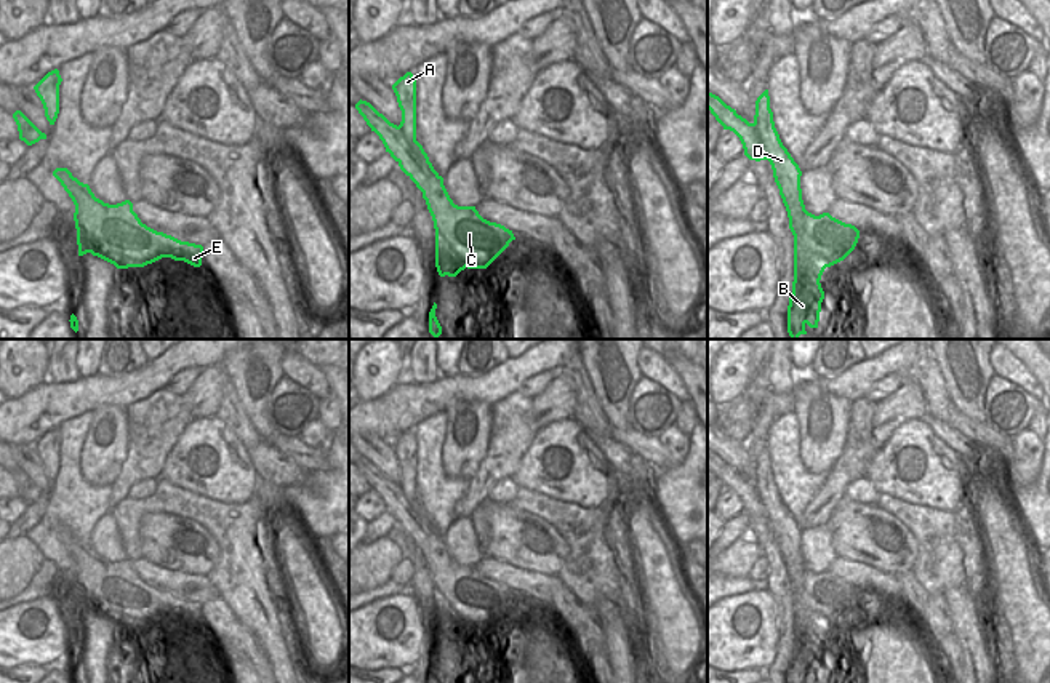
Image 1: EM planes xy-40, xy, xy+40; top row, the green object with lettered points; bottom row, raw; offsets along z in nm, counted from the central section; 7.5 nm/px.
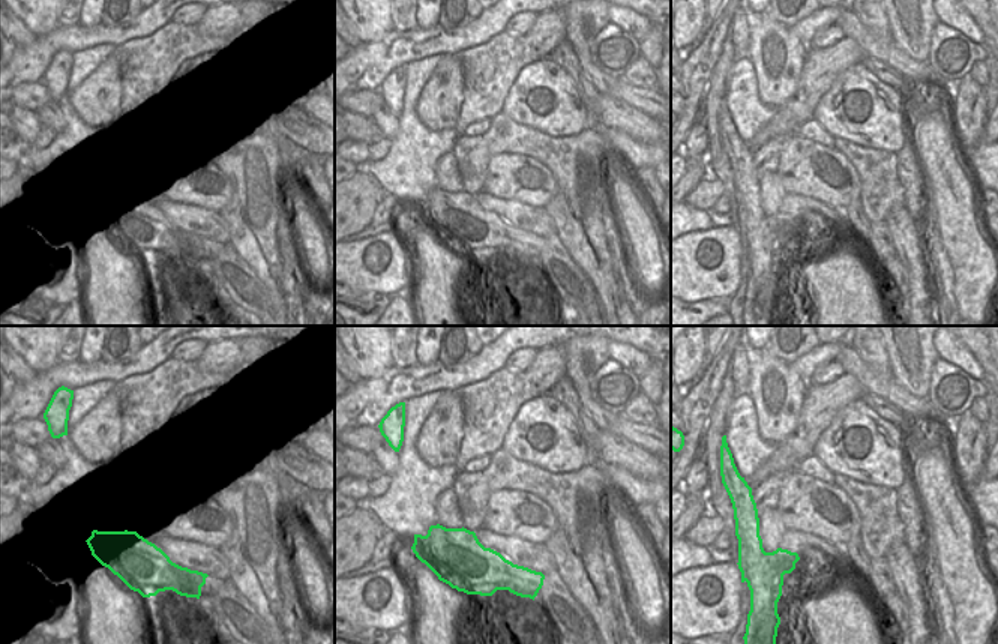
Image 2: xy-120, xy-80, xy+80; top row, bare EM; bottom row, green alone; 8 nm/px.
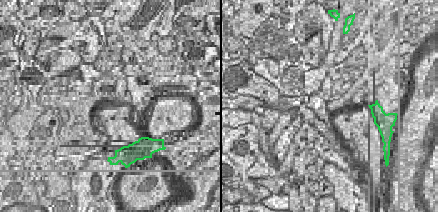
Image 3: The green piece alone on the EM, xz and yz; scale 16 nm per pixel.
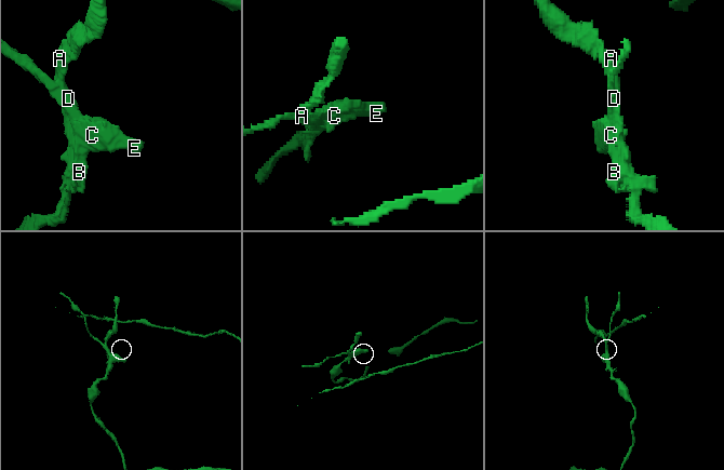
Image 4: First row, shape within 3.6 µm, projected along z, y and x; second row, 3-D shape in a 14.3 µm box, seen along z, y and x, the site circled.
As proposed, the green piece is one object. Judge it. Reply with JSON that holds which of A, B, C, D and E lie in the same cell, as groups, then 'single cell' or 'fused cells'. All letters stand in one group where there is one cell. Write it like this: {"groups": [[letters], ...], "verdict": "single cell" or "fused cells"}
{"groups": [["A", "B", "D"], ["C", "E"]], "verdict": "fused cells"}

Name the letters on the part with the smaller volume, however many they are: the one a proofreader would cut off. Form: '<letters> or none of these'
C, E

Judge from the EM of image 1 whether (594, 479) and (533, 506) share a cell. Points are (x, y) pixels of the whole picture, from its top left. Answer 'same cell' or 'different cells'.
different cells

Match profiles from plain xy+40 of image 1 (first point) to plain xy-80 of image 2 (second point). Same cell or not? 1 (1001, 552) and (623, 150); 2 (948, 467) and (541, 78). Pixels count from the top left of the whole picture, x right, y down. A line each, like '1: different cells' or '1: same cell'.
1: different cells
2: same cell

